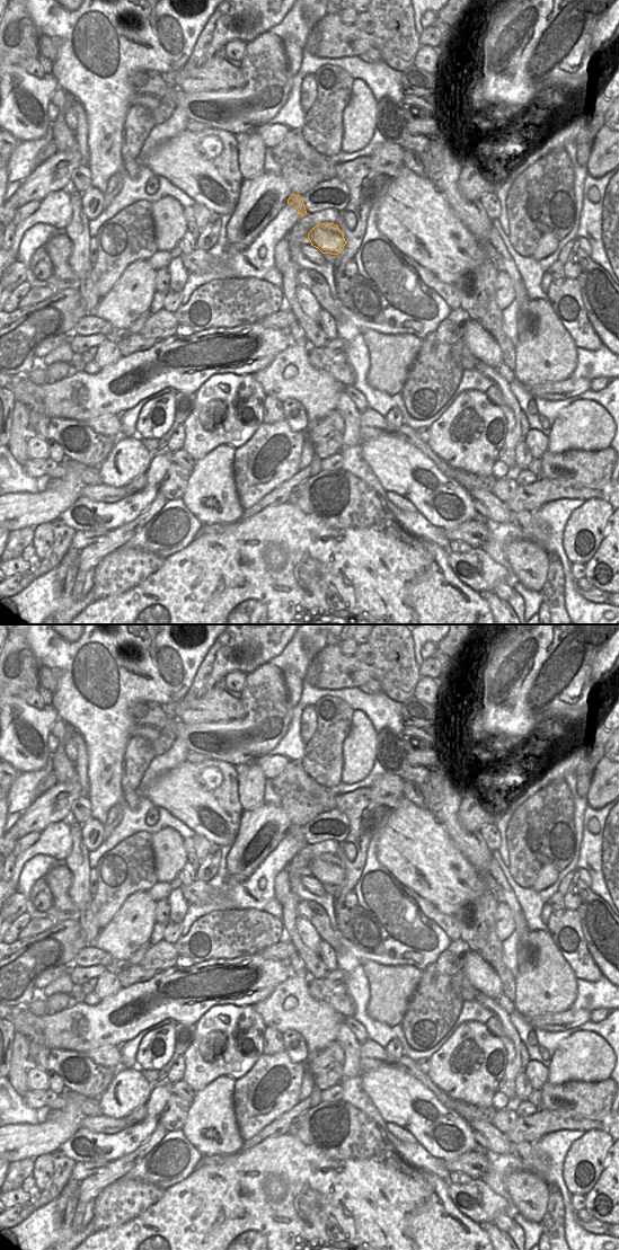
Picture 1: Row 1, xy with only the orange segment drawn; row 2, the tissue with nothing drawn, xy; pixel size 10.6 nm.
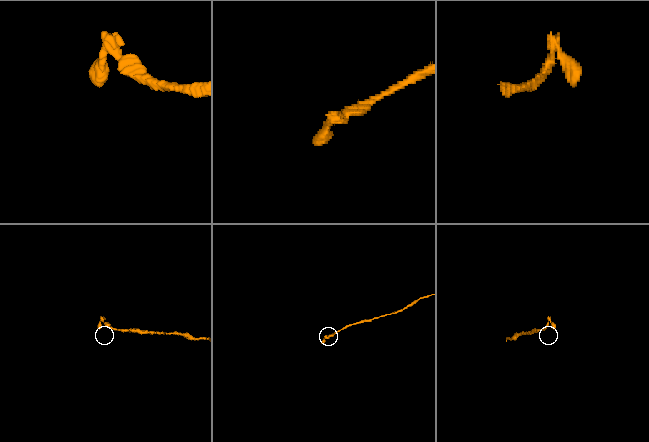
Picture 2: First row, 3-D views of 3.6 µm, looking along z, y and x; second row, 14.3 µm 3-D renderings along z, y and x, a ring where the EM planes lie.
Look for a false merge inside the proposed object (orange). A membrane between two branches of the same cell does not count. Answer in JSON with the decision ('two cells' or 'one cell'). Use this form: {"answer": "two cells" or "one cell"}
{"answer": "two cells"}

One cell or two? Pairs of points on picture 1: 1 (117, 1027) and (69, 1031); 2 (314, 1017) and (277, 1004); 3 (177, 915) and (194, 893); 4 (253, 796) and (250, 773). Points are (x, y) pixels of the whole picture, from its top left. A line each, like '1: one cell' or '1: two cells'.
1: one cell
2: one cell
3: two cells
4: one cell

